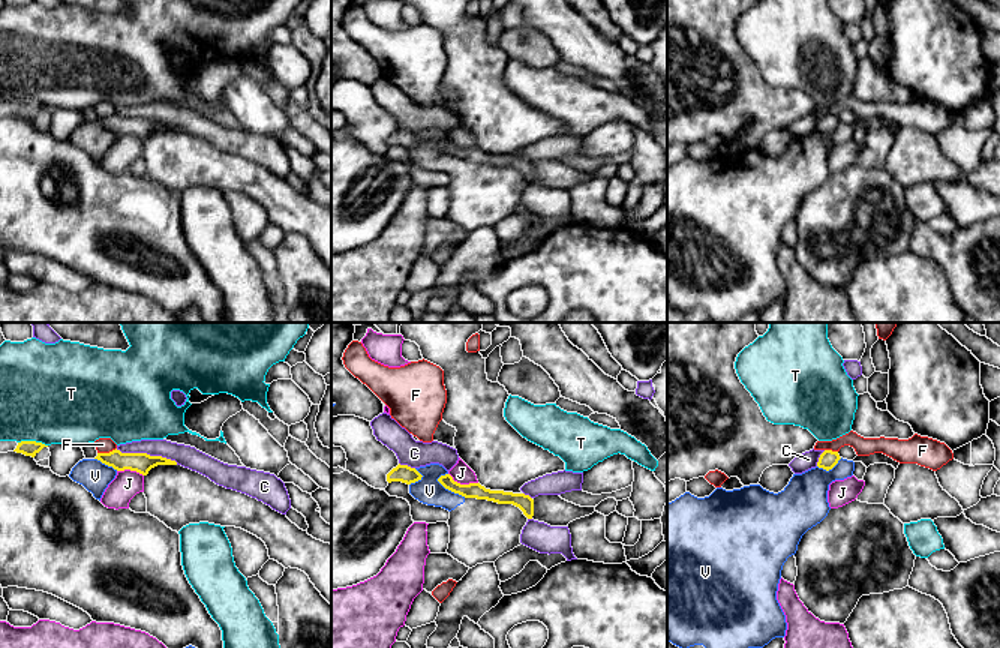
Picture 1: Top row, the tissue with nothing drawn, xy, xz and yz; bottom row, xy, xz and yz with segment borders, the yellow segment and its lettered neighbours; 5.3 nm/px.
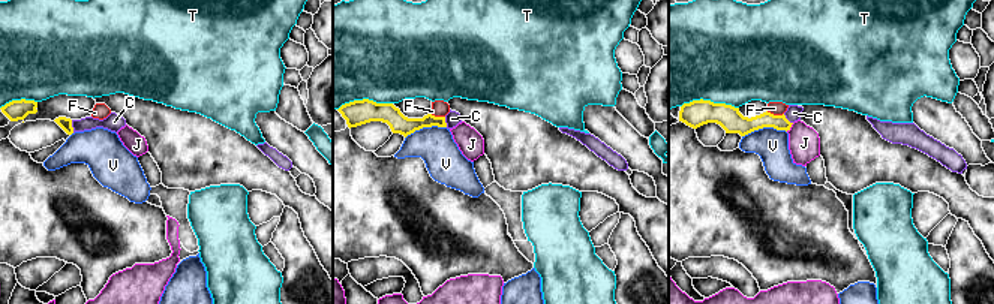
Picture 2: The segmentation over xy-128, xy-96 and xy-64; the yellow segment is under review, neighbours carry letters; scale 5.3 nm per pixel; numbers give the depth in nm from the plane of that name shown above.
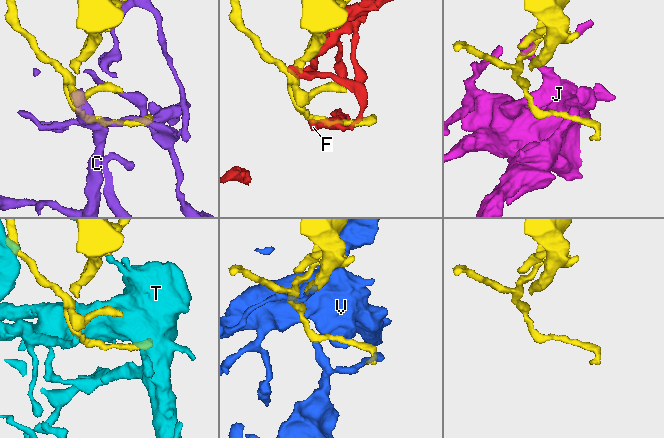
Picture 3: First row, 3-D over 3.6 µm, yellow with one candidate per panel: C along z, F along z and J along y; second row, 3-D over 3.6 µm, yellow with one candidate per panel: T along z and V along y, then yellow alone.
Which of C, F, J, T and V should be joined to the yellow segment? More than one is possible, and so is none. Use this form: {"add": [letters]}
{"add": ["J"]}

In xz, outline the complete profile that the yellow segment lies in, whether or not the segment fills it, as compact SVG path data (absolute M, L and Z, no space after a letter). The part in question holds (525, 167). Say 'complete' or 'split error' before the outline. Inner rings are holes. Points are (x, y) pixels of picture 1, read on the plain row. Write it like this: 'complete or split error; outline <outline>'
split error; outline M460 122L445 140L438 142L438 146L445 153L465 162L513 168L519 171L528 183L534 180L534 164L529 159L486 153L478 147L475 136Z

